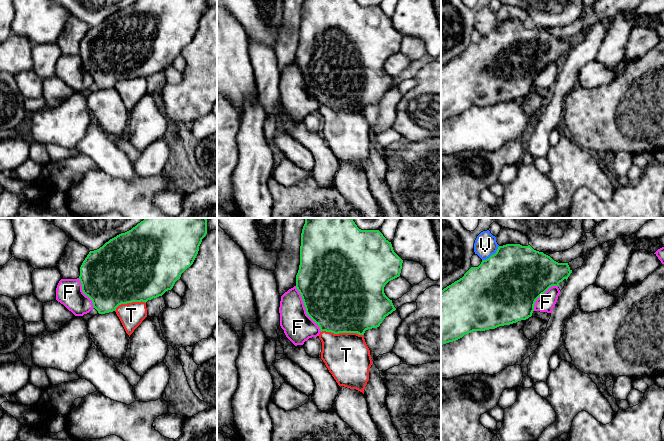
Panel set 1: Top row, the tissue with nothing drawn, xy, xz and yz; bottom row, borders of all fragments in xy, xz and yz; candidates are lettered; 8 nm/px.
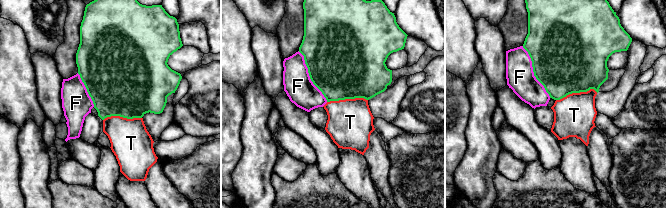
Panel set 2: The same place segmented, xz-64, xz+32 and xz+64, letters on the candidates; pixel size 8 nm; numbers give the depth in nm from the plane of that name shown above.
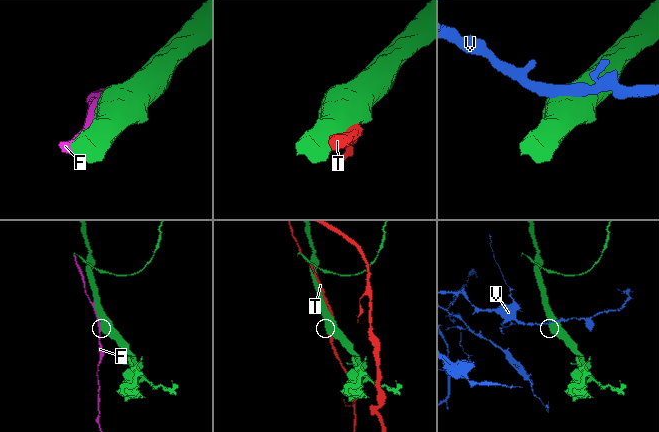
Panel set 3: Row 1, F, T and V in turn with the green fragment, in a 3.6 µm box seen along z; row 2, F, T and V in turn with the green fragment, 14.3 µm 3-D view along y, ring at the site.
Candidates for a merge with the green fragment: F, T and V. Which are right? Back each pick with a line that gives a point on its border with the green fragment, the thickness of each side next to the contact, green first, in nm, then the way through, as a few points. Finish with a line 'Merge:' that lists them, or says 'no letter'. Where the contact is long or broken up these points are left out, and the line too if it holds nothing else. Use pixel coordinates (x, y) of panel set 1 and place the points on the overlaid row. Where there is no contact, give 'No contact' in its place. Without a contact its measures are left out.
F: Touches green at xz (305, 308). Thickness 500 nm (green) against 240 nm
Merge: F

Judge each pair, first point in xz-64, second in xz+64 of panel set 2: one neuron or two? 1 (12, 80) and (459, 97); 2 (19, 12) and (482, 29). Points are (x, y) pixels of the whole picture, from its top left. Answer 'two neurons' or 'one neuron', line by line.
1: two neurons
2: two neurons

